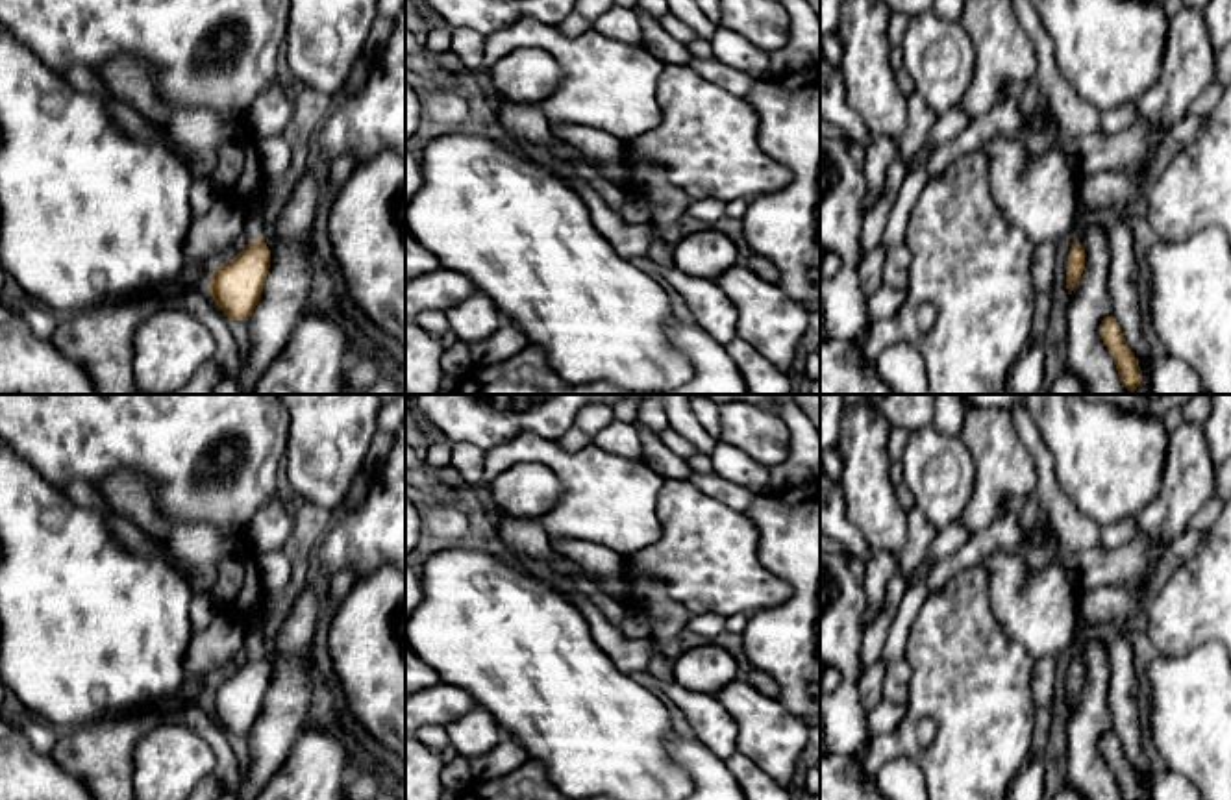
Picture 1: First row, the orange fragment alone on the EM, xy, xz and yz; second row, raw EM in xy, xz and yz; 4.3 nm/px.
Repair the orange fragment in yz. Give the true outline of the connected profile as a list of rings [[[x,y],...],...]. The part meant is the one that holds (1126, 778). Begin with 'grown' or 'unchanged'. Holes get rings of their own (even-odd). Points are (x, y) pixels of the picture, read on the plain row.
unchanged | [[[1113,730],[1101,735],[1100,748],[1103,759],[1114,774],[1122,800],[1140,800],[1142,785],[1138,781],[1138,774],[1127,761],[1125,752]]]

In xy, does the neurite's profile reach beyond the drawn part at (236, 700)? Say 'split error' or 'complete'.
split error

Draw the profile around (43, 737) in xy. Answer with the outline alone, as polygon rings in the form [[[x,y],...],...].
[[[39,720],[28,722],[22,733],[30,739],[31,746],[41,754],[52,754],[59,737],[59,731],[54,726],[43,724]]]

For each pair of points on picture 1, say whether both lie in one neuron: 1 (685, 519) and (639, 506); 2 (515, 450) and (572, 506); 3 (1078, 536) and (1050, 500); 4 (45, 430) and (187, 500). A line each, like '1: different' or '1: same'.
1: different
2: same
3: same
4: same

